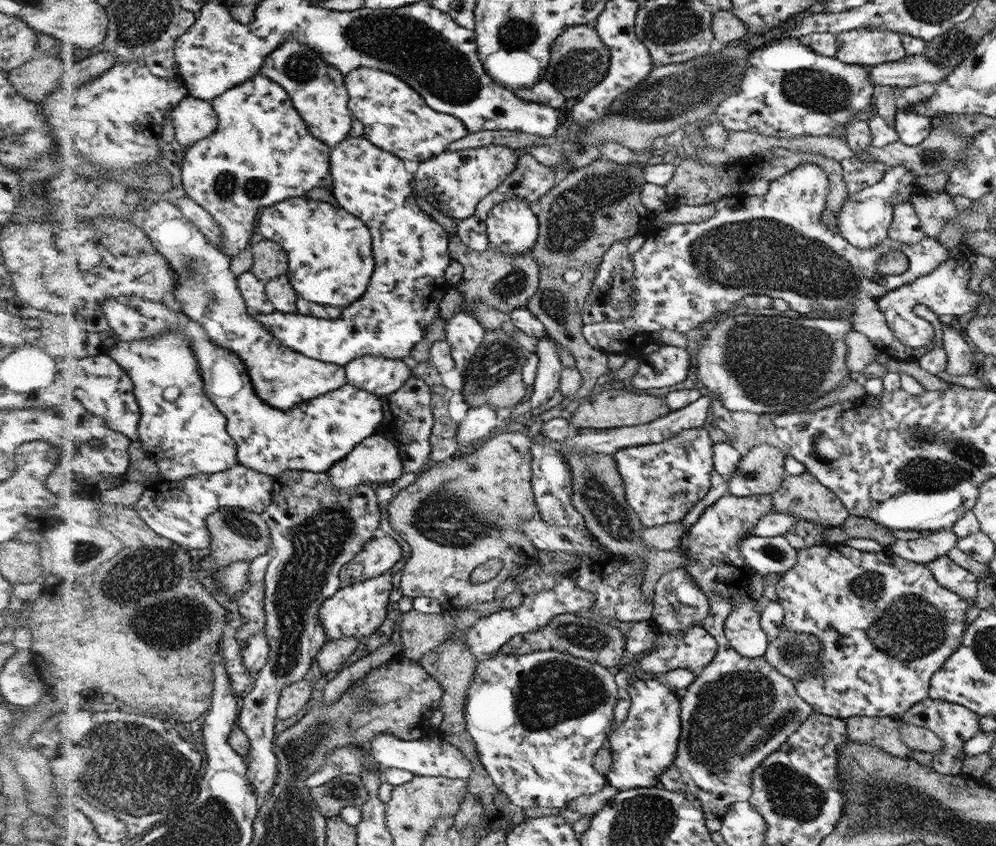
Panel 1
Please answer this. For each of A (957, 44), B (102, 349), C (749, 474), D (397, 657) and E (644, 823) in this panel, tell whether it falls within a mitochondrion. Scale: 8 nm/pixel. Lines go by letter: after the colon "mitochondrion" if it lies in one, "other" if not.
A: mitochondrion
B: other
C: mitochondrion
D: other
E: mitochondrion

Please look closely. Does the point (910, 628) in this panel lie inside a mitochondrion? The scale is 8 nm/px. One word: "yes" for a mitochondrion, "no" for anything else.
yes

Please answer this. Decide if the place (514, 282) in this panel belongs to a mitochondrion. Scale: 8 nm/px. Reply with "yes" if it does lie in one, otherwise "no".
yes

